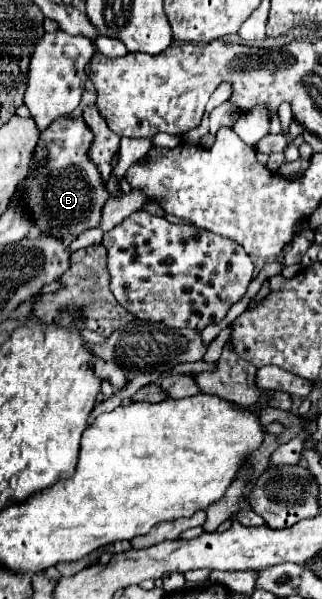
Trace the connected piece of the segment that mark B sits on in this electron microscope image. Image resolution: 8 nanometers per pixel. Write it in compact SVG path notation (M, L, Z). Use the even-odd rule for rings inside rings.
M63 117L55 121L47 131L43 131L39 145L35 149L33 161L47 157L47 165L39 171L29 171L23 185L27 187L25 201L33 213L35 223L43 233L65 237L79 235L95 225L101 219L101 207L107 201L109 193L101 183L101 175L95 165L87 157L87 149L91 145L91 131L83 119Z

